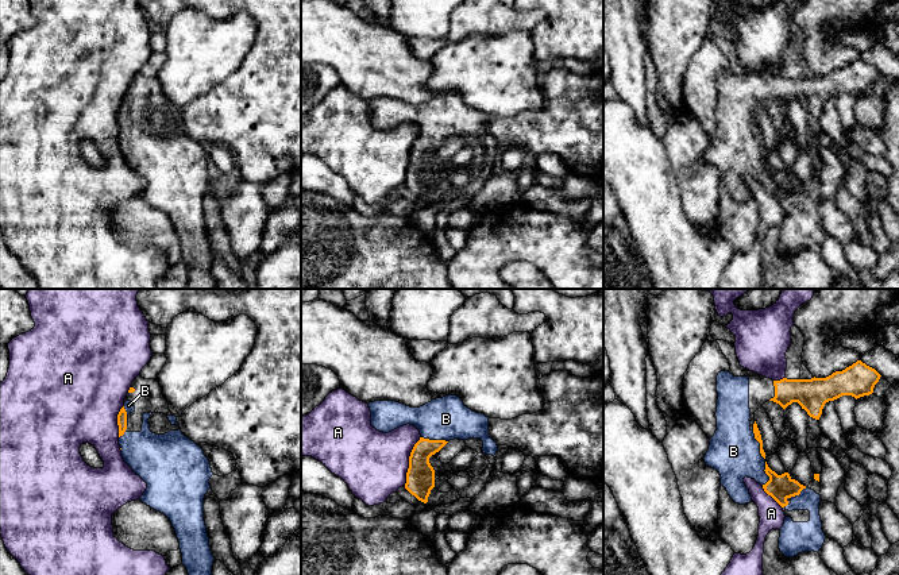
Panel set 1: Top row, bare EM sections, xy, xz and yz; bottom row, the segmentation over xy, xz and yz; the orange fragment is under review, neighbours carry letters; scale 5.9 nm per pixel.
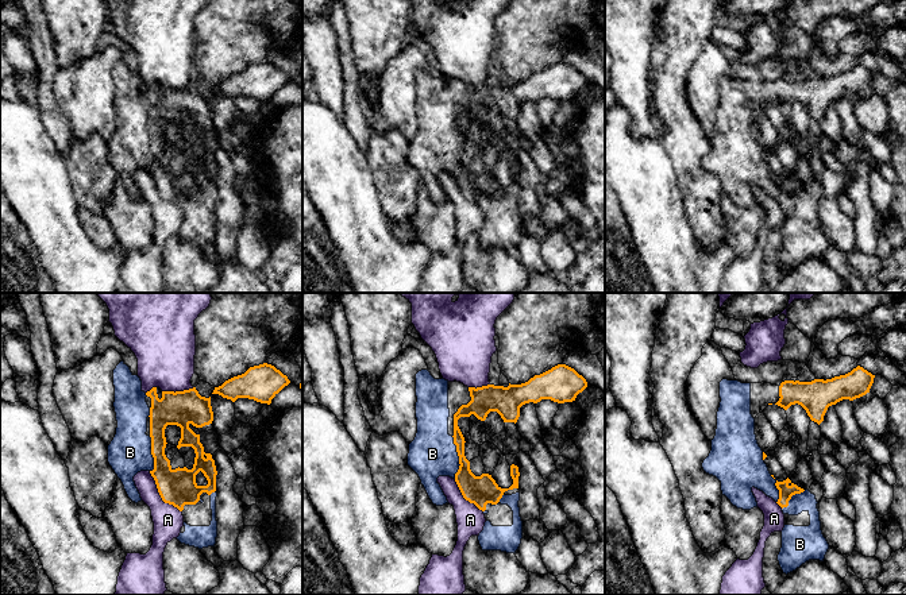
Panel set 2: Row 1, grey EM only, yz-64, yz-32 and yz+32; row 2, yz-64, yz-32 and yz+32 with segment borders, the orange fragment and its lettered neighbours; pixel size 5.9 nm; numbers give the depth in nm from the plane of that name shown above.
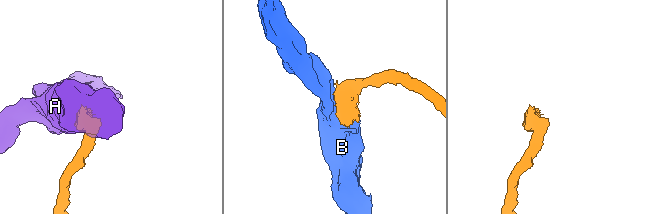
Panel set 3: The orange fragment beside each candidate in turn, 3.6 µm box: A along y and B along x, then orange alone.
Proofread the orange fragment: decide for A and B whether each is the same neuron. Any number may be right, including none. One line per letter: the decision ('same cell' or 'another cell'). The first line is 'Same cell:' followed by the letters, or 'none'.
Same cell: B
A: another cell
B: same cell

